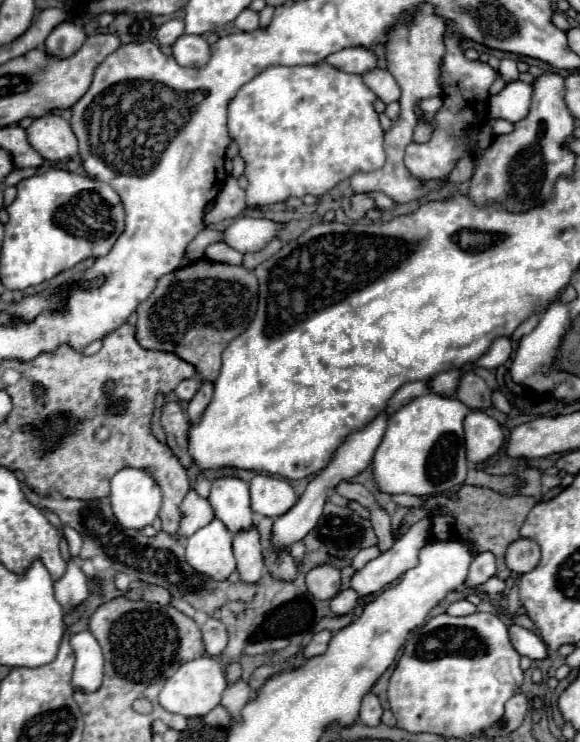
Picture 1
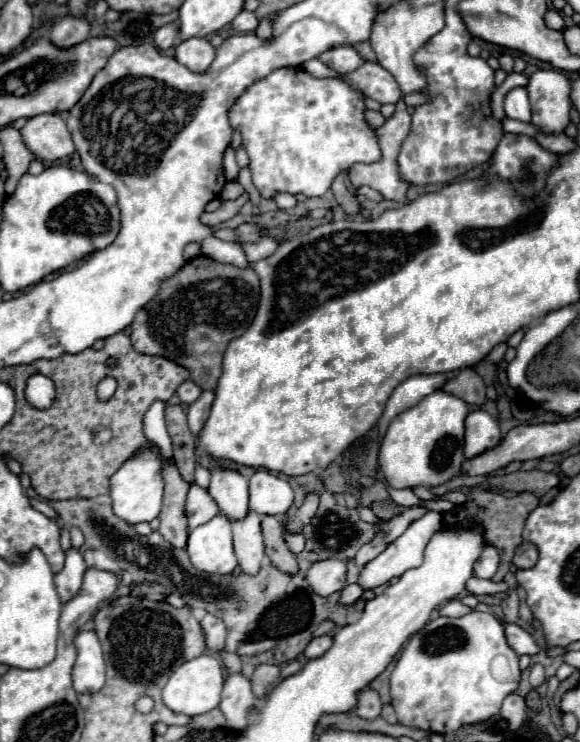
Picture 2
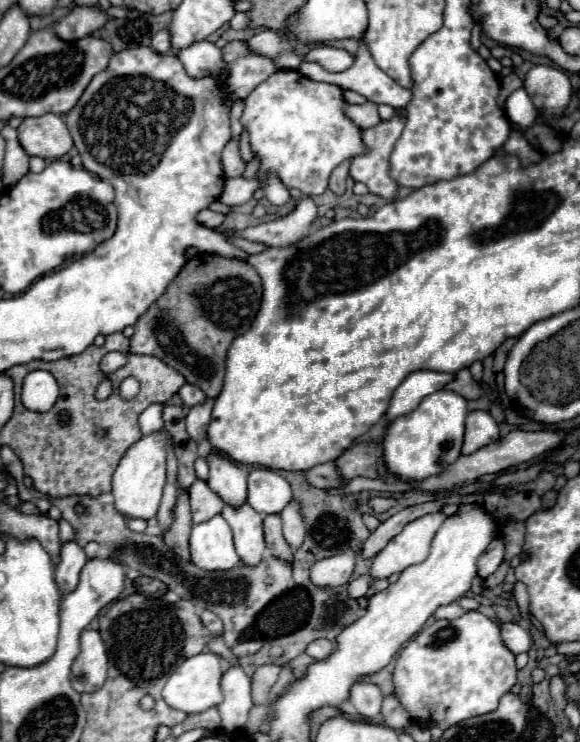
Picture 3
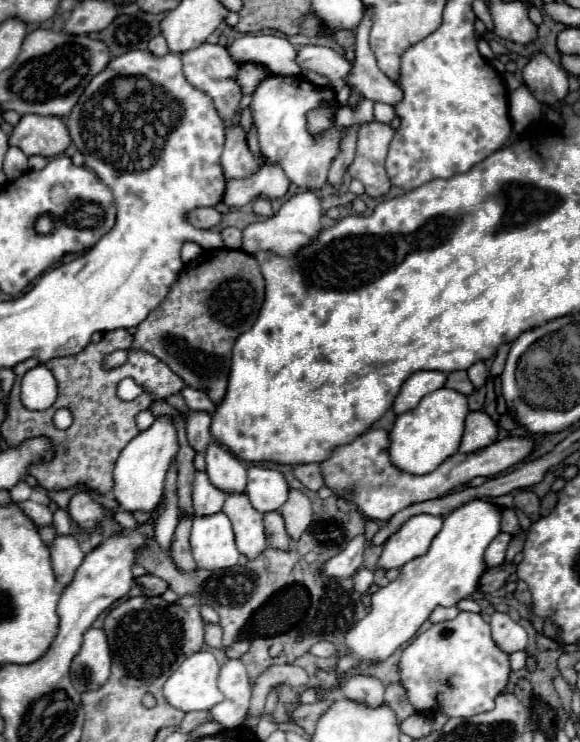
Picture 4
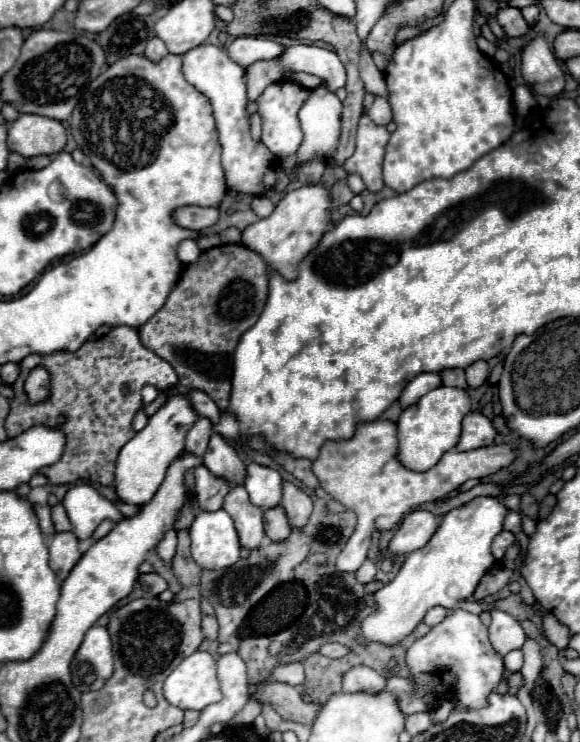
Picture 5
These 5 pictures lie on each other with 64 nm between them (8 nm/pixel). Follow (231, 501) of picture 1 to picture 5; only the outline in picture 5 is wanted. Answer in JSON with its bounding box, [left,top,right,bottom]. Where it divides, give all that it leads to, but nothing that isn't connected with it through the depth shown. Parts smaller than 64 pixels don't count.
[204,432,244,484]

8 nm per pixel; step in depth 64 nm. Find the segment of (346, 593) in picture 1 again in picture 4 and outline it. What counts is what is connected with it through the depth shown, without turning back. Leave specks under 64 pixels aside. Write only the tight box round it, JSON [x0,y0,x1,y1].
[354,568,374,592]

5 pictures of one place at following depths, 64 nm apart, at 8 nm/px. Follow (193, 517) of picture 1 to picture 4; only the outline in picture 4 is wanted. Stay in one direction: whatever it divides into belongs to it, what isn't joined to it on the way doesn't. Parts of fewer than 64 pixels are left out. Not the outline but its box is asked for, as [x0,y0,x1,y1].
[192,470,226,516]

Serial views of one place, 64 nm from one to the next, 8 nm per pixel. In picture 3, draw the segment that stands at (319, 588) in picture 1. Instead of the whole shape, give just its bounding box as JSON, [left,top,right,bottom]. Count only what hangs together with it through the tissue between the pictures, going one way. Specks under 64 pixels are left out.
[314,550,360,588]

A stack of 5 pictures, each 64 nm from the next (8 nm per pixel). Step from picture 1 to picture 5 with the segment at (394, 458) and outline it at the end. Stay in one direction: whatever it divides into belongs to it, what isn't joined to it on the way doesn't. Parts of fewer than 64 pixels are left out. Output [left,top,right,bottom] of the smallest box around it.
[398,386,470,472]

